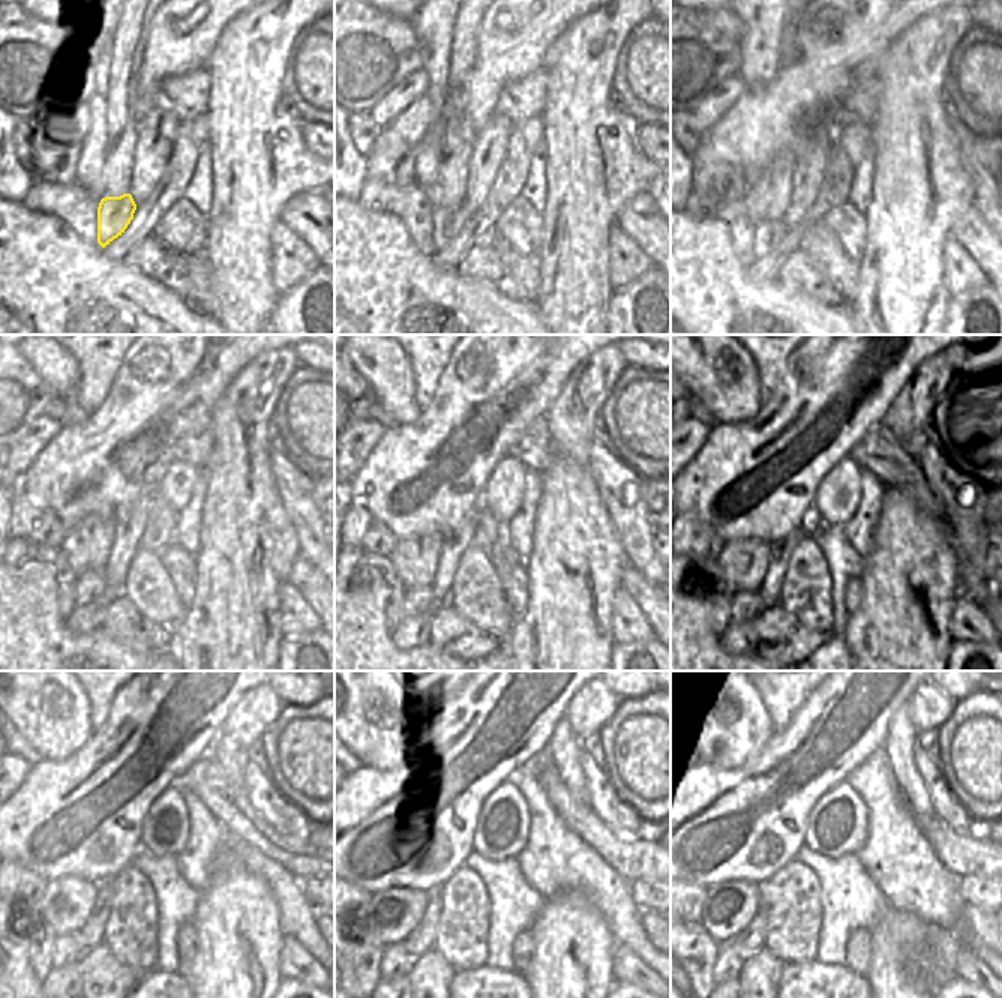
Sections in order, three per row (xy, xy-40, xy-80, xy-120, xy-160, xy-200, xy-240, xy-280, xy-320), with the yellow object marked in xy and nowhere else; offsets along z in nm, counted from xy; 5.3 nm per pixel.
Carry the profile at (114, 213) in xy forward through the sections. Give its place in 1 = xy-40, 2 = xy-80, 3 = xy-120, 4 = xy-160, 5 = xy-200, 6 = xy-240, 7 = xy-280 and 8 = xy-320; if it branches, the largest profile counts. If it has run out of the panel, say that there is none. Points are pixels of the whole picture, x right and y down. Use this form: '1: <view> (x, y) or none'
1: xy-40 (447, 222)
2: xy-80 (768, 236)
3: xy-120 (90, 584)
4: xy-160 (417, 601)
5: xy-200 (744, 607)
6: xy-240 (66, 952)
7: xy-280 (396, 962)
8: xy-320 (728, 964)

